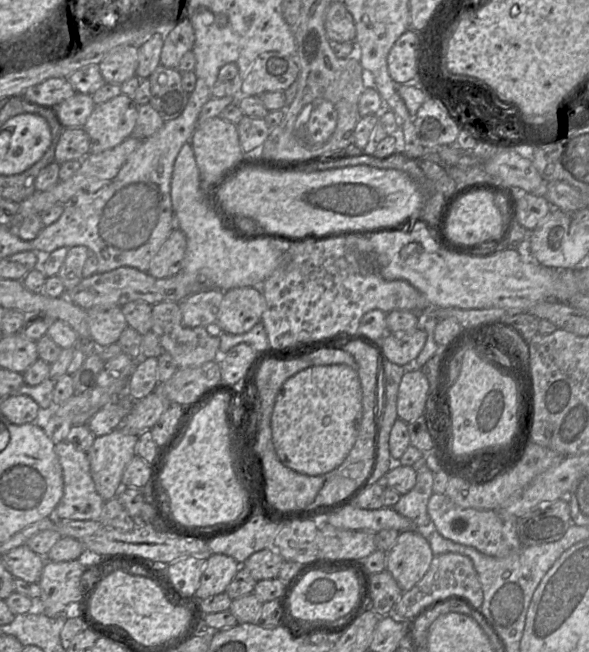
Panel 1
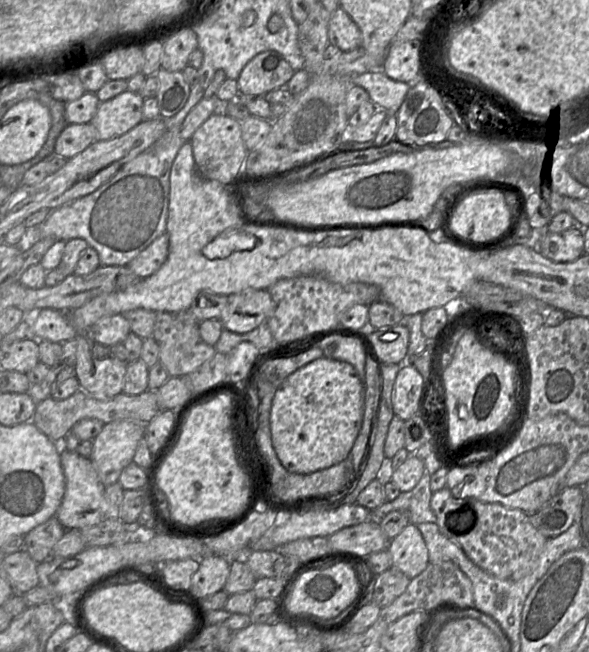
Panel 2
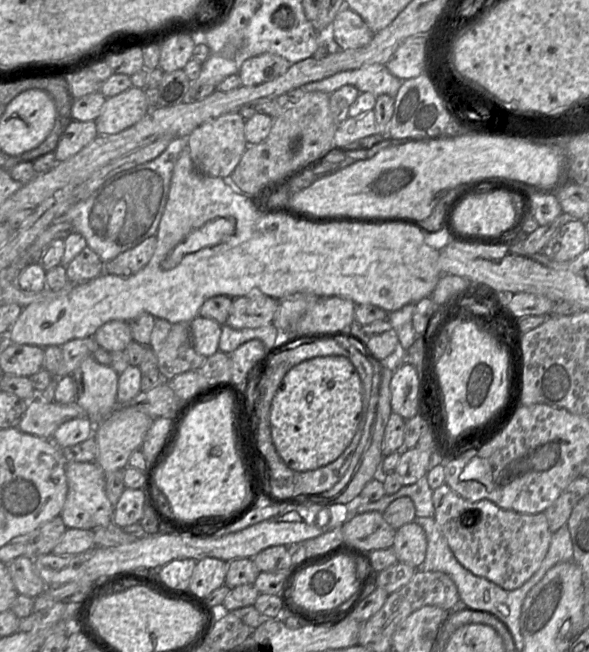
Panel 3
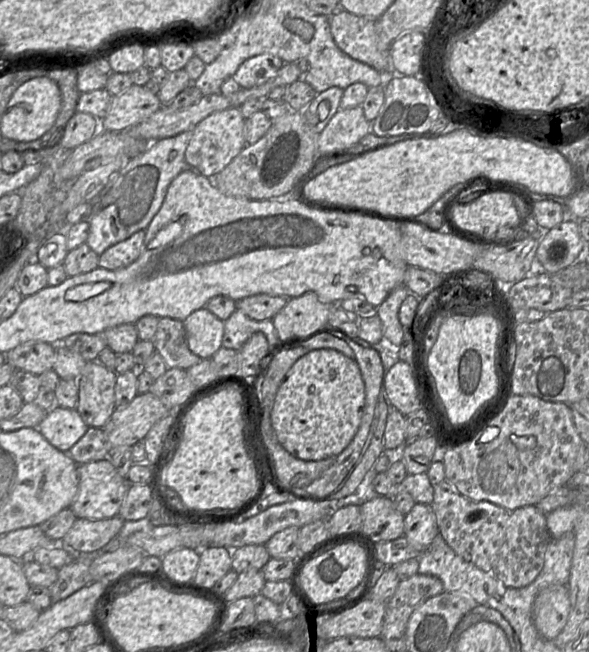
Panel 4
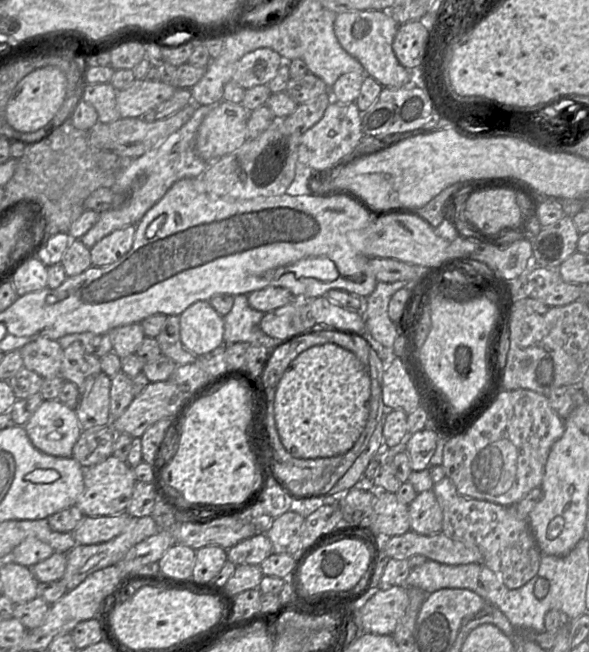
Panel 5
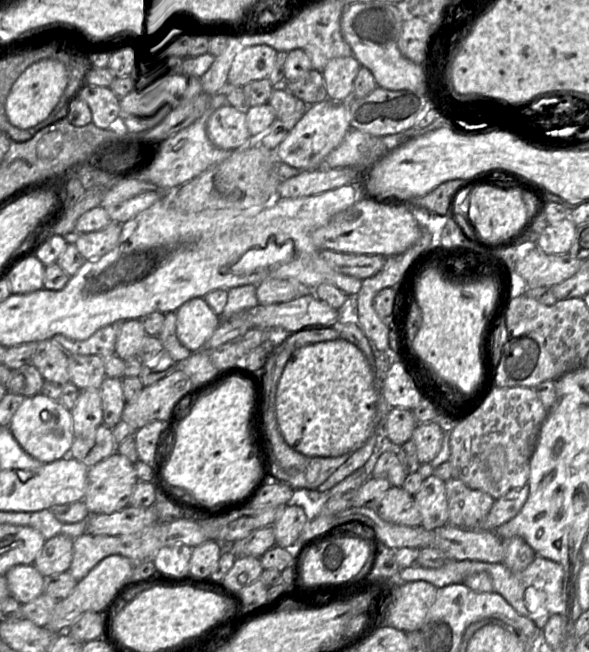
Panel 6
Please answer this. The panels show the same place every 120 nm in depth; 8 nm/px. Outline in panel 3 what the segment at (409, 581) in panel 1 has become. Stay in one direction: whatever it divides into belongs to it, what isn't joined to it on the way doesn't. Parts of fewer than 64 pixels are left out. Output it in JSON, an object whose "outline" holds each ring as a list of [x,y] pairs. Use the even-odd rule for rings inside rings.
{"outline":[[[413,521],[397,529],[392,549],[399,563],[417,569],[424,561],[427,549],[423,528]]]}

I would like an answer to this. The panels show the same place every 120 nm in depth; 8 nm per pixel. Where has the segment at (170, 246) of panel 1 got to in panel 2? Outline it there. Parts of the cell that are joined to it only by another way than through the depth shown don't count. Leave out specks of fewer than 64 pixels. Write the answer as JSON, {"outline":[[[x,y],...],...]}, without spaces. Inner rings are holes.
{"outline":[[[164,233],[142,250],[128,266],[138,277],[154,274],[166,261],[169,253],[169,235]]]}

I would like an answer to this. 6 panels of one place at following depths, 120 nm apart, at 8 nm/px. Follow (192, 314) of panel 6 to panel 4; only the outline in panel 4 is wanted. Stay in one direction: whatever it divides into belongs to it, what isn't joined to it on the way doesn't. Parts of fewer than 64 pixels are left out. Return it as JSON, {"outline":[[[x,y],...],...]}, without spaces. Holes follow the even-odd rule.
{"outline":[[[206,307],[190,314],[183,325],[188,347],[200,359],[211,359],[222,347],[224,321]]]}

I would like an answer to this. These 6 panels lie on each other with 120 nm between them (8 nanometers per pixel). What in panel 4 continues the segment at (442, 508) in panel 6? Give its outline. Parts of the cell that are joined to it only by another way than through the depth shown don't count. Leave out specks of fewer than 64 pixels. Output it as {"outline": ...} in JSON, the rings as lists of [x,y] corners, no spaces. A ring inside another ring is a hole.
{"outline":[[[416,503],[404,518],[404,537],[409,544],[424,552],[439,534],[431,505]]]}

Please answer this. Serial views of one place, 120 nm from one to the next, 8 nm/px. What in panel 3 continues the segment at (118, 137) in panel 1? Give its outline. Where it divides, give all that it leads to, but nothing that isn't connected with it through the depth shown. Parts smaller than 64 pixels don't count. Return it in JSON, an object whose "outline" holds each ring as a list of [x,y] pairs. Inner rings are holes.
{"outline":[[[132,86],[106,99],[95,120],[98,135],[117,134],[140,121],[148,112],[145,90]]]}

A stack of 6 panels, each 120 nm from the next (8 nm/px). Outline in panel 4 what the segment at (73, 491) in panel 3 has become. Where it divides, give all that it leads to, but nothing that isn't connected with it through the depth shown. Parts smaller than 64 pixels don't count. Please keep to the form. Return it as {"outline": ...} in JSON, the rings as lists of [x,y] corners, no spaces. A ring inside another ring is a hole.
{"outline":[[[109,458],[78,465],[78,477],[78,493],[68,507],[77,518],[100,520],[119,515],[130,484]]]}

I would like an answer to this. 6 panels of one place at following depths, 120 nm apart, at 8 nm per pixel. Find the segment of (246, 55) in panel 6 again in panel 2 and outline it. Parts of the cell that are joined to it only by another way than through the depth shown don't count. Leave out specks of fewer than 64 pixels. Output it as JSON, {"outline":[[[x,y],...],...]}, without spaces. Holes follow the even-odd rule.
{"outline":[[[265,51],[251,59],[241,71],[237,80],[239,96],[242,98],[264,97],[269,92],[285,88],[295,71],[276,51]]]}

